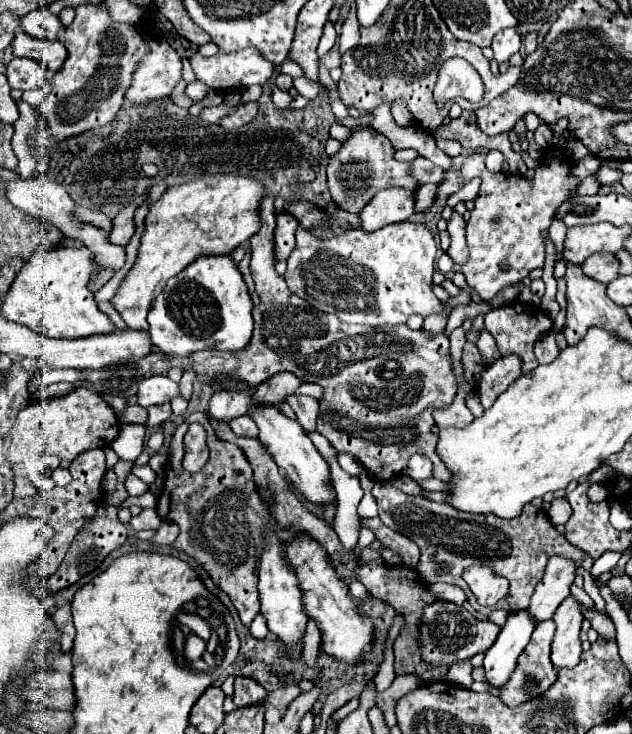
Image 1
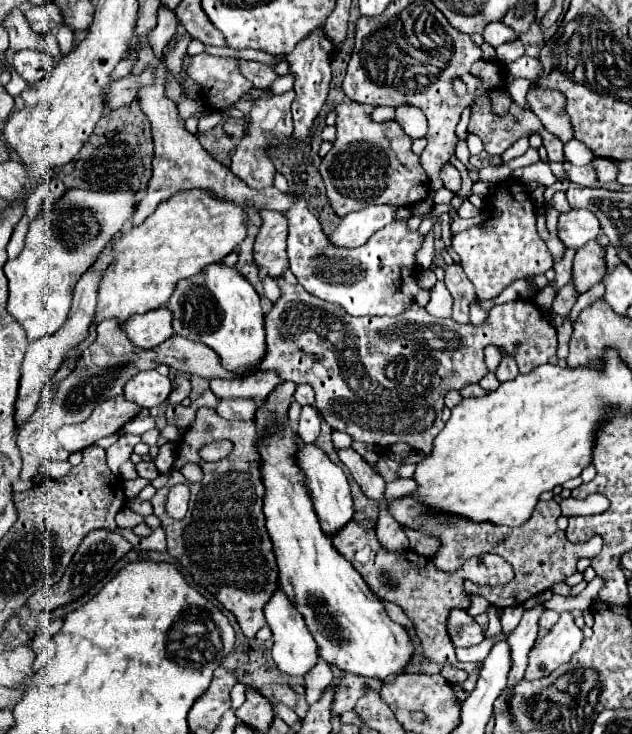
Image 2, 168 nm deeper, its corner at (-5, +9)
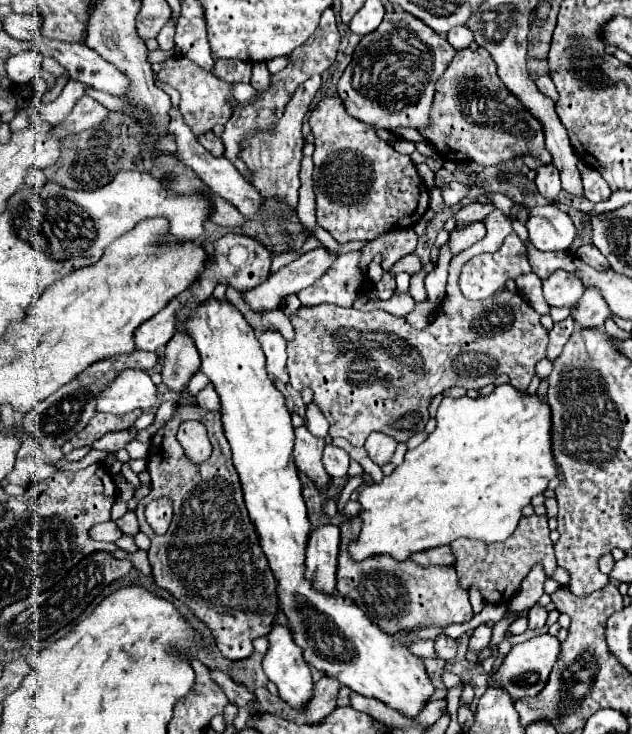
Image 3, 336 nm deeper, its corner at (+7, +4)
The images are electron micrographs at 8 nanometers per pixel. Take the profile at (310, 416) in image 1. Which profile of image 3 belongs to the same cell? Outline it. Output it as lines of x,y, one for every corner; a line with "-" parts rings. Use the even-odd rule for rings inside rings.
304,425
296,429
296,441
294,441
296,467
302,473
306,473
318,487
324,487
330,481
322,465
322,449
324,441
316,439

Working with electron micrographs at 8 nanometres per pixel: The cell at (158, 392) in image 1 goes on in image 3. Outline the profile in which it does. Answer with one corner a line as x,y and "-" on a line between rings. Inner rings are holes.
126,369
98,395
98,411
124,415
134,409
150,411
156,405
156,385
146,371

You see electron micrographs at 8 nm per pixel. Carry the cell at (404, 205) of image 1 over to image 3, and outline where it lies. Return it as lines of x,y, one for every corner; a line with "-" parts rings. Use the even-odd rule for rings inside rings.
324,245
304,251
298,259
288,263
286,267
272,273
262,285
244,293
244,299
254,311
280,307
282,299
290,293
298,293
304,287
312,285
318,277
326,273
326,269
336,261
338,251
332,251

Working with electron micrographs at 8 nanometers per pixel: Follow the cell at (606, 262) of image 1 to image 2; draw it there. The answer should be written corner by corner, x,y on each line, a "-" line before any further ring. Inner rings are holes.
590,240
574,256
572,280
578,294
588,292
594,284
598,284
602,280
602,274
604,274
604,248
596,240

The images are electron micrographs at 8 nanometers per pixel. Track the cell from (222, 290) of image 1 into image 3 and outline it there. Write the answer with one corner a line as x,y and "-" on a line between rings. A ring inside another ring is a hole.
214,295
192,309
192,317
188,317
188,305
184,301
176,315
176,331
180,329
196,343
202,357
202,373
206,373
220,395
222,423
232,447
234,467
242,481
246,509
276,577
280,609
288,617
292,629
278,623
272,625
268,633
268,651
262,661
266,677
276,683
280,697
294,709
302,709
312,697
314,683
310,667
316,667
354,693
380,699
404,715
418,715
424,701
428,701
434,691
422,659
374,625
348,597
340,597
340,593
320,593
314,589
312,579
306,579
304,557
310,521
298,469
292,461
294,427
282,393
266,375
266,359
254,337
254,329
232,303
218,301
-
300,649
304,651
304,659

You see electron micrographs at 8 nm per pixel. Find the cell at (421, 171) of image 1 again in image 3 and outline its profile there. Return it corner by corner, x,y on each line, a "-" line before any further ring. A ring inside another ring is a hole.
452,181
452,183
442,185
440,191
442,191
442,199
444,199
446,205
456,205
456,203
460,203
466,197
468,185
458,183
458,181

